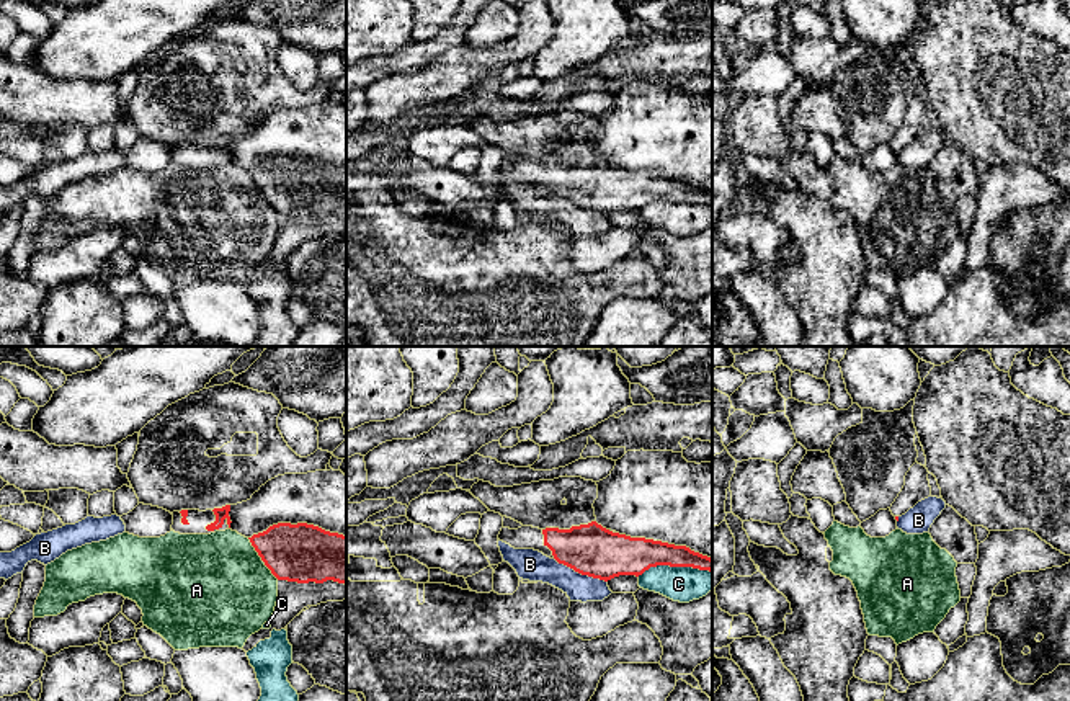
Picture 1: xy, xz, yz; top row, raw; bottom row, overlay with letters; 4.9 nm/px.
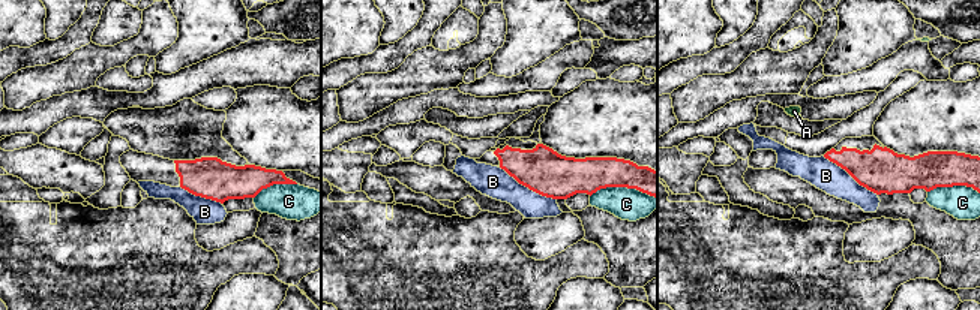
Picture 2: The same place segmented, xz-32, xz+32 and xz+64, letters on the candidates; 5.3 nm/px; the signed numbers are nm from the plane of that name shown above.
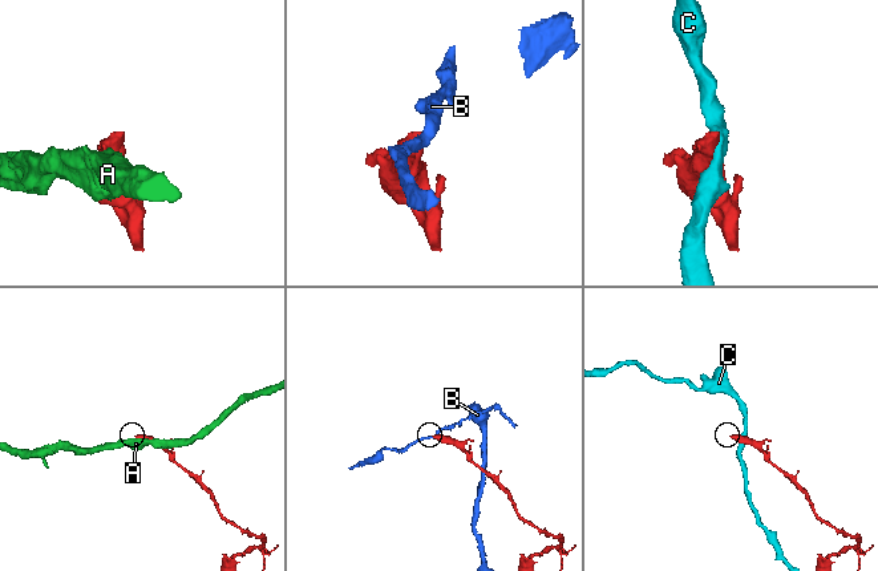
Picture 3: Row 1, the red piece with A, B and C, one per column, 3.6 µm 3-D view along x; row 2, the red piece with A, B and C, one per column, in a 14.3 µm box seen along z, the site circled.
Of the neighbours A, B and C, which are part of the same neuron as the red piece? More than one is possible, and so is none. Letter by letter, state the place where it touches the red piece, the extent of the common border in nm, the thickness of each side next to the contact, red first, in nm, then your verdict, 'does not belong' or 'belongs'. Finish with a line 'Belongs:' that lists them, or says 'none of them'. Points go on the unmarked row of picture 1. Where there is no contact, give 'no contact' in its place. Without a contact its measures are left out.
A: xy (262, 193) | 260 nm | 300/500 nm | does not belong
B: xz (580, 206) | 300 nm | 260/150 nm | does not belong
C: xz (673, 200) | 360 nm | 190/180 nm | does not belong
Belongs: none of them

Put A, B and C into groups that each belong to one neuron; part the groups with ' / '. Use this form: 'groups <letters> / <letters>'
groups A / B / C

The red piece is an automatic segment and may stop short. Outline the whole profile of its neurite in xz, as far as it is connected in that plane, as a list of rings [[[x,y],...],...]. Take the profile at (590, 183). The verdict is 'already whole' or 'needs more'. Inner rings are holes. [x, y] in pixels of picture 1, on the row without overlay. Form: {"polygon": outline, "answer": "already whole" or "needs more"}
{"polygon": [[[596,155],[559,162],[502,162],[498,173],[515,183],[534,183],[582,209],[611,214],[619,209],[642,209],[650,201],[693,201],[712,206],[712,193],[662,175],[613,167]]], "answer": "needs more"}

